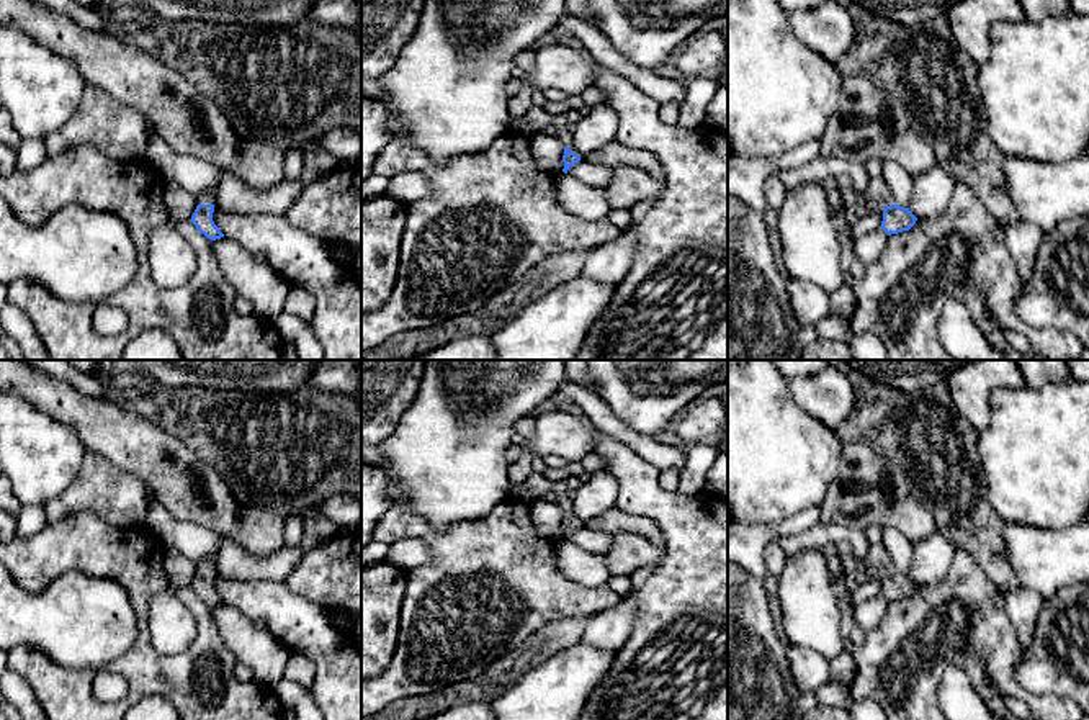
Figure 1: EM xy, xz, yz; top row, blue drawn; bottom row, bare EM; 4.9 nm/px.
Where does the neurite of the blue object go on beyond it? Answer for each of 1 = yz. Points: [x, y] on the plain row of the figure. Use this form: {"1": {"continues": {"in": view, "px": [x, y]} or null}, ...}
{"1": {"continues": {"in": "yz", "px": [877, 558]}}}

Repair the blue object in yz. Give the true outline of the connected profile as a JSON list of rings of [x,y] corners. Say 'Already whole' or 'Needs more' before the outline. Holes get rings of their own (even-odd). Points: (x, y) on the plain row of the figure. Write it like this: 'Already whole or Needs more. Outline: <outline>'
Needs more. Outline: [[[883,543],[870,545],[867,556],[862,560],[862,566],[883,573],[881,596],[888,602],[909,597],[917,587],[909,574],[901,574],[893,568],[893,561]]]

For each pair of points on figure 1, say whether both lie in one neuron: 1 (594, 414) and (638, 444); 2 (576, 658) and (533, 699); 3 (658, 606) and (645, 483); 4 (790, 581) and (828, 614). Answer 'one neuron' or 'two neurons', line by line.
1: one neuron
2: one neuron
3: one neuron
4: one neuron

